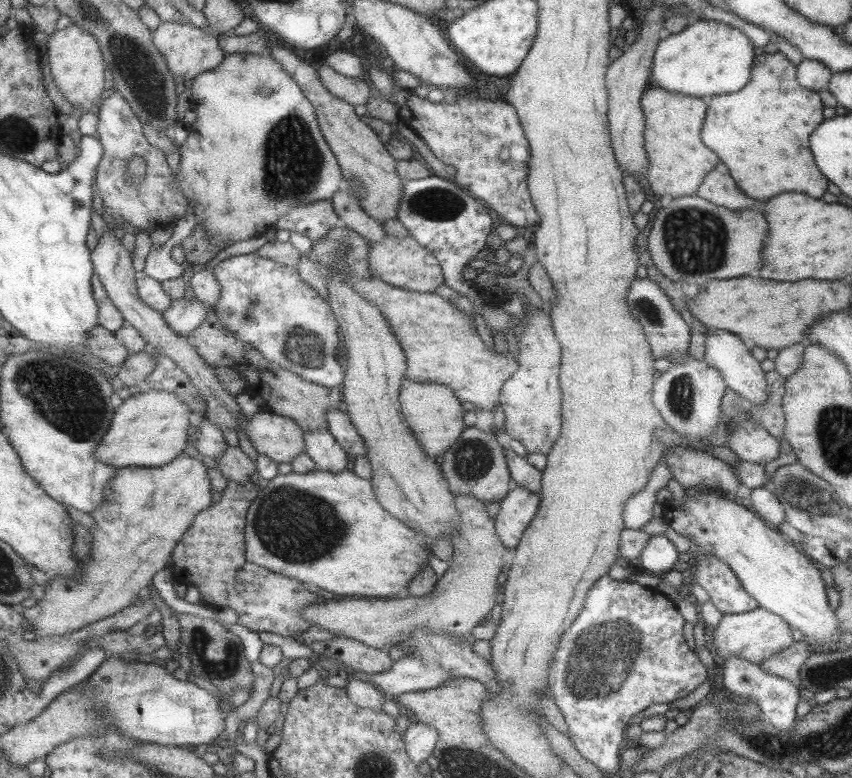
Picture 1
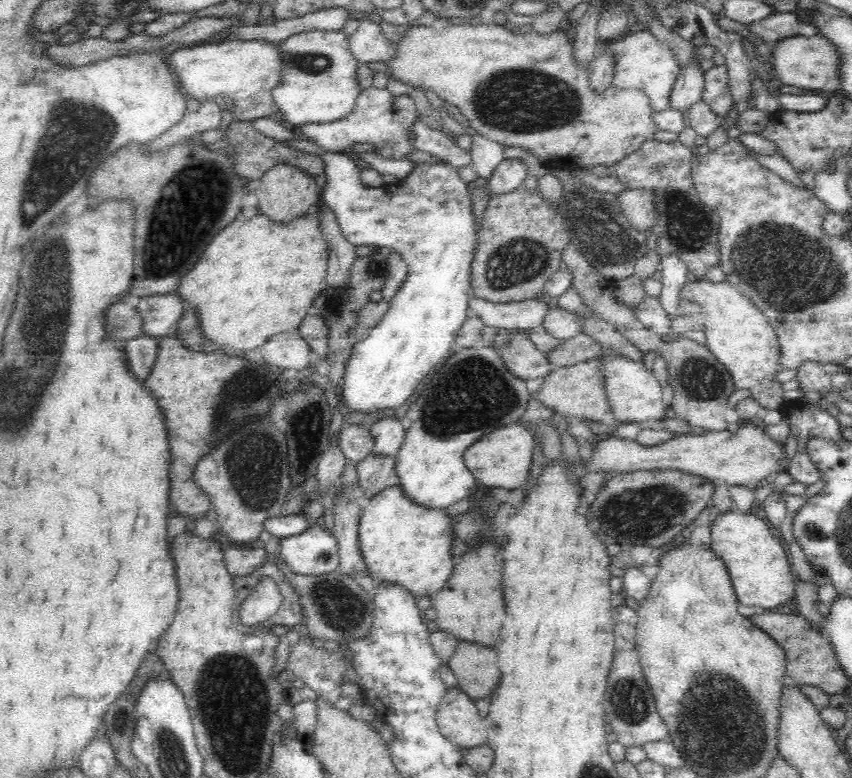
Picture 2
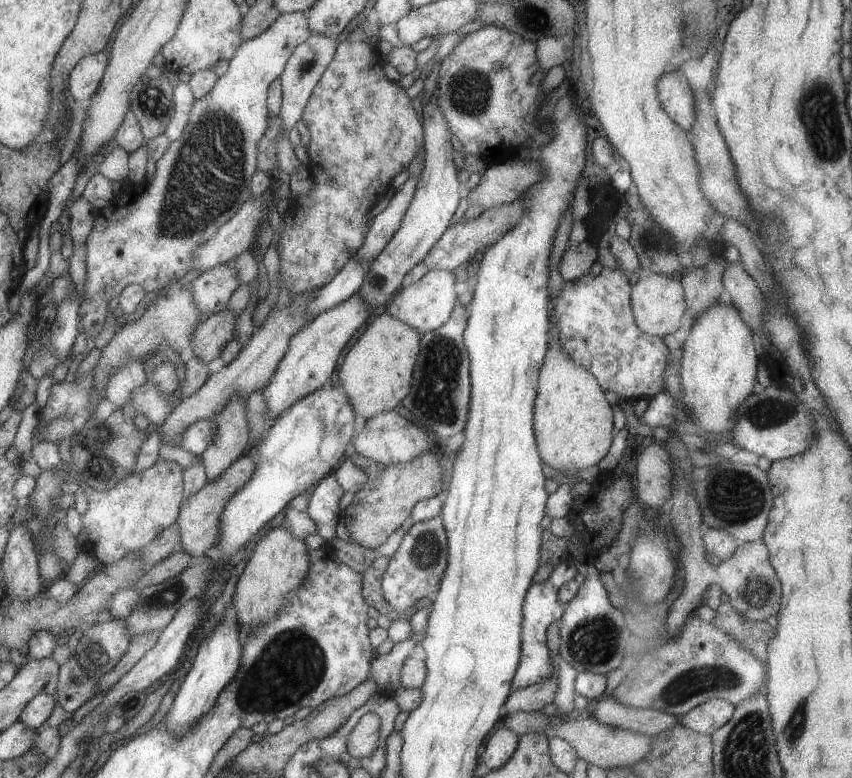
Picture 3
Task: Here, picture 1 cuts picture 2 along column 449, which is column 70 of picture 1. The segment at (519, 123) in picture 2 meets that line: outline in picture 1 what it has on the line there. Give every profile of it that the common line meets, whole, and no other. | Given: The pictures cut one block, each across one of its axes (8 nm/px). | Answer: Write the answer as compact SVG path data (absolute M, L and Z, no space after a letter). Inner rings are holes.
M72 24L48 36L46 54L51 77L63 97L72 107L79 109L81 114L89 112L91 106L98 104L101 100L103 84L105 85L103 75L106 64L95 38Z

